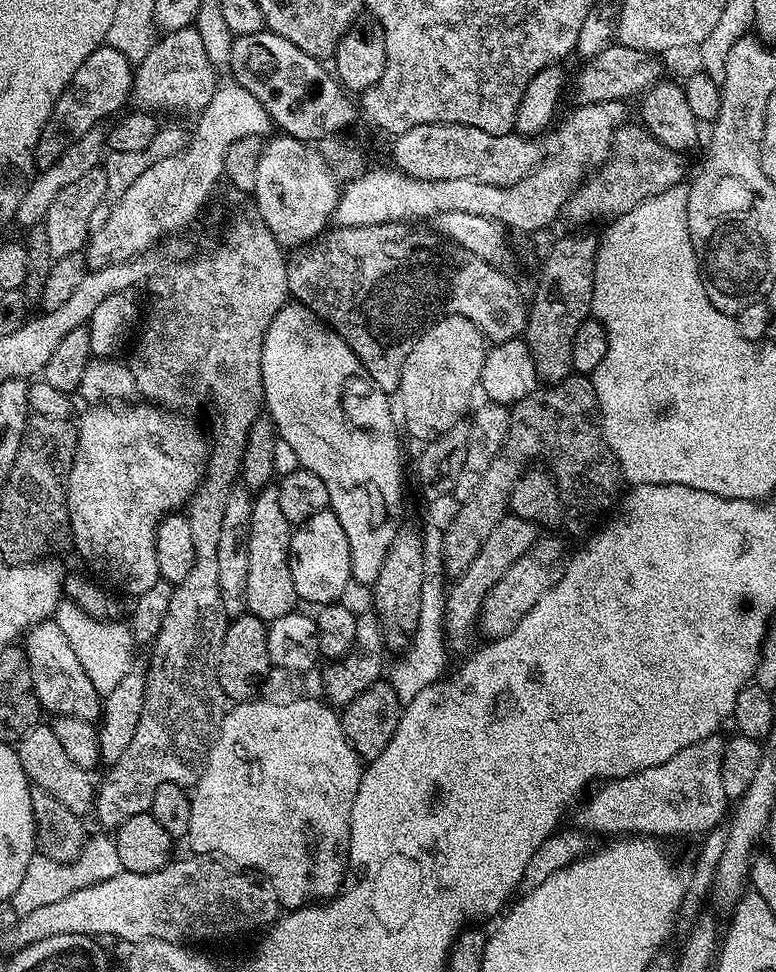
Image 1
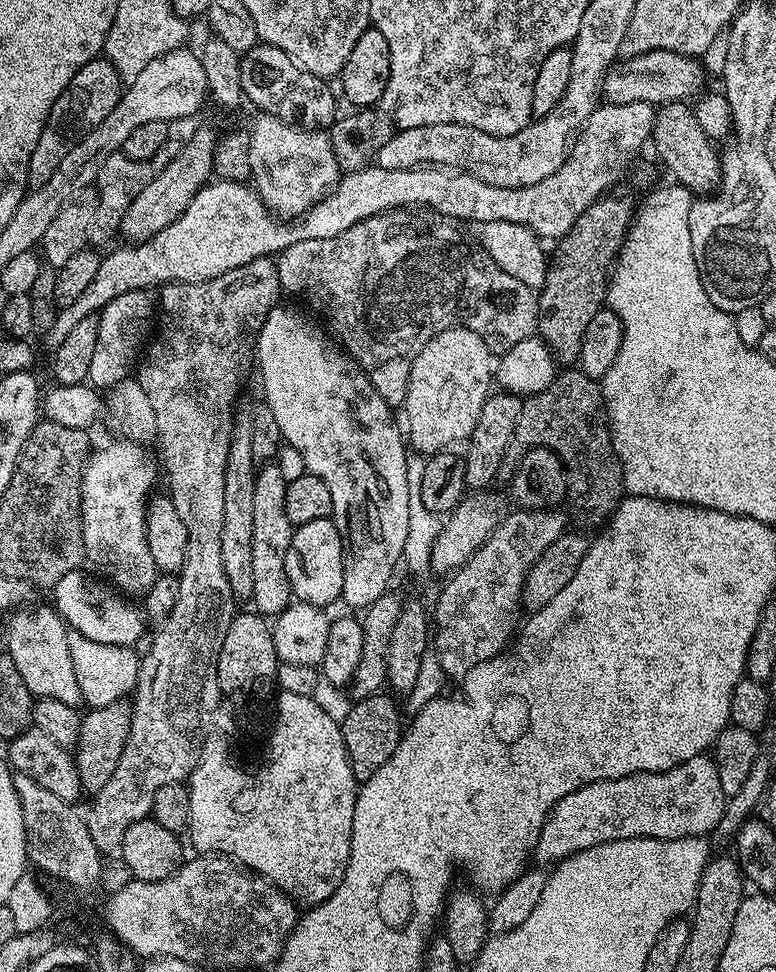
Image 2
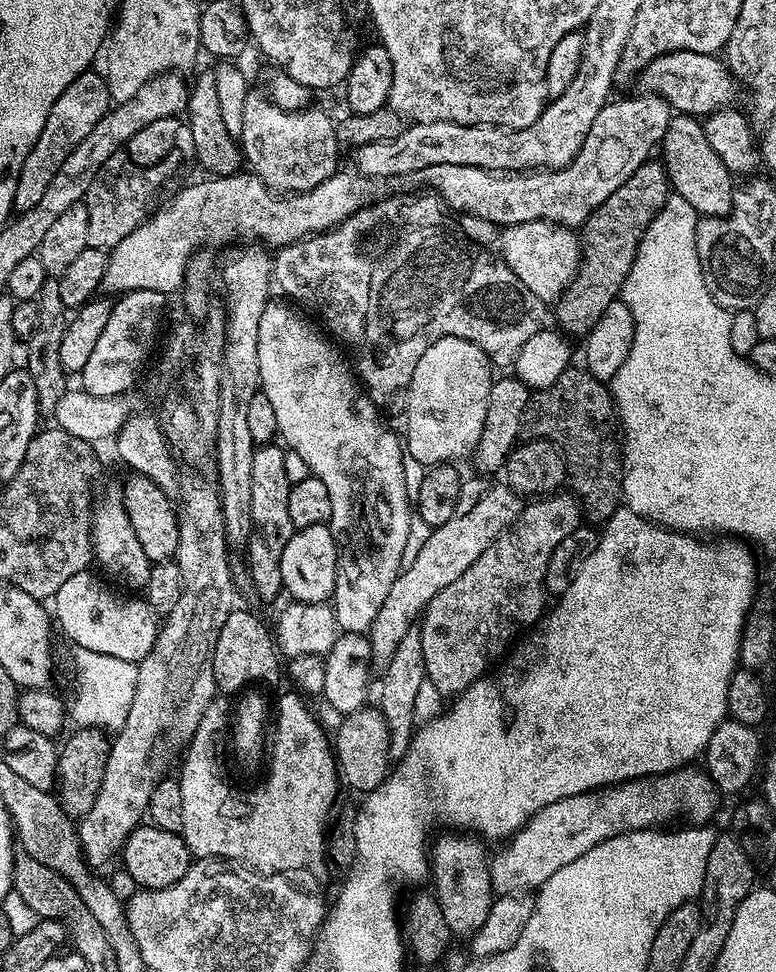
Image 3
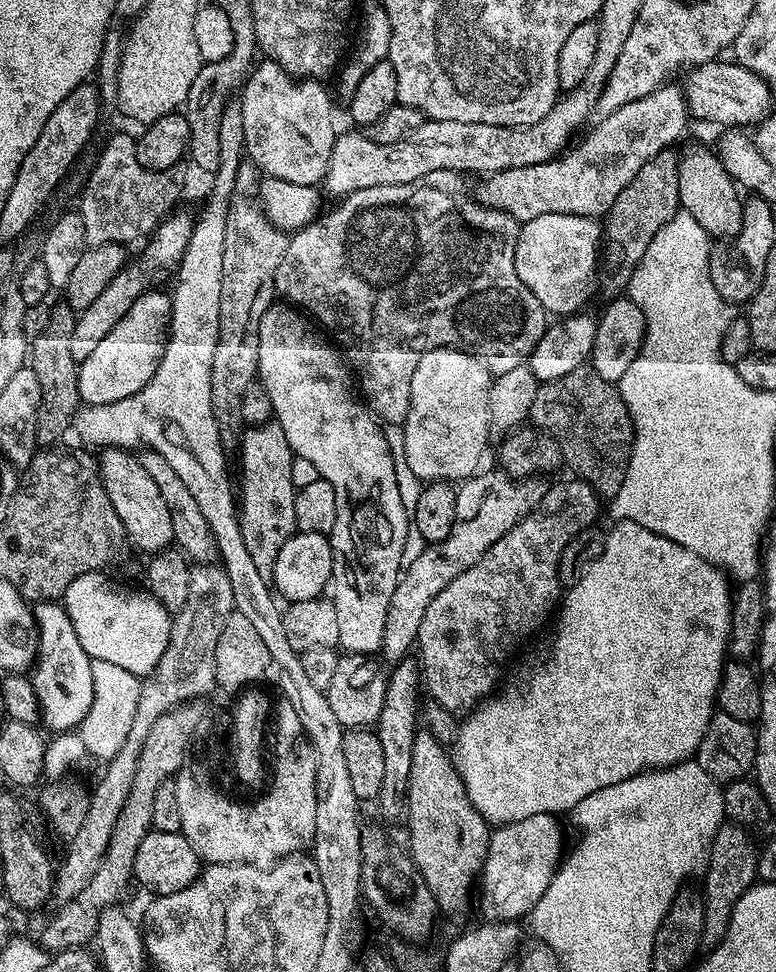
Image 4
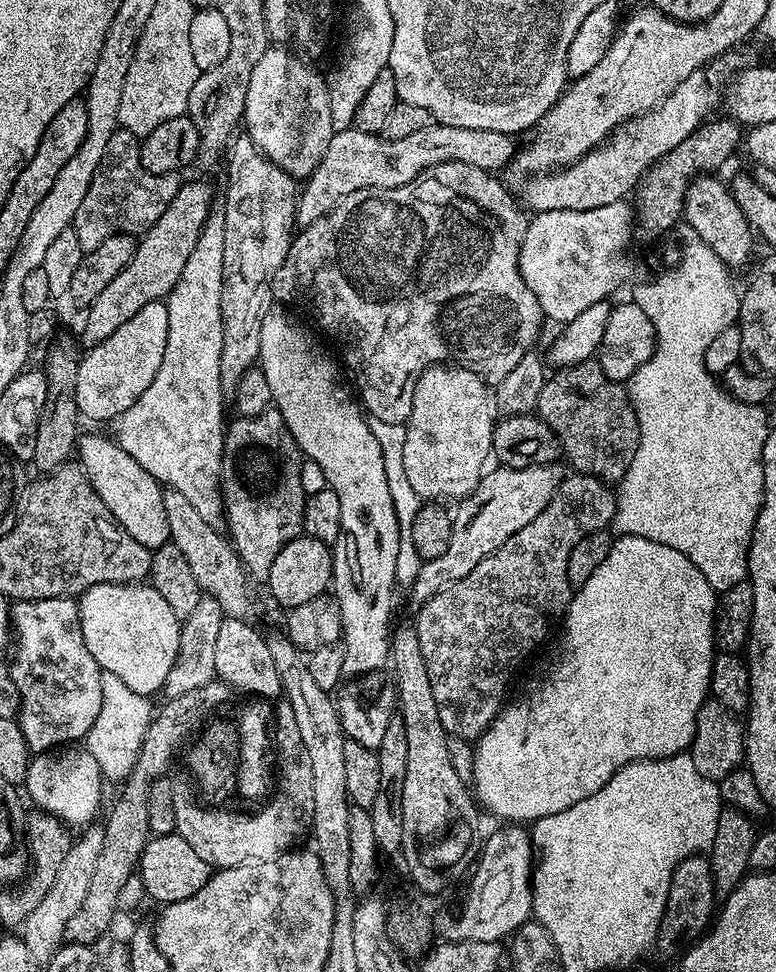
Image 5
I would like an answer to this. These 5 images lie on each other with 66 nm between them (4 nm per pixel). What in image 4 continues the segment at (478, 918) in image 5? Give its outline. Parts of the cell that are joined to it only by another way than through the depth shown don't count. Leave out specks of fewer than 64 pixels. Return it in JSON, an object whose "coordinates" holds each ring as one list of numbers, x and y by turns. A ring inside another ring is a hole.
{"coordinates":[[550,812,530,814,522,822,499,825,489,835,486,862,478,877,478,900,480,896,485,921,519,921,520,916,527,917,538,906,566,852,564,828,556,820,559,819]]}

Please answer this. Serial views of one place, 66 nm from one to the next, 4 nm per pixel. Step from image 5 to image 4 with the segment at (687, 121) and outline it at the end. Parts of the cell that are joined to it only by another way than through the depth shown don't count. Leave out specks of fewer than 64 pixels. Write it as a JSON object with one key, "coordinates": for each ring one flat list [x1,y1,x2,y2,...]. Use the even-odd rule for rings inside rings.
{"coordinates":[[667,84,598,122,578,148,555,160,491,173,478,193,480,202,510,213,520,224,543,214,601,217,650,158,677,143,690,117,683,87]]}

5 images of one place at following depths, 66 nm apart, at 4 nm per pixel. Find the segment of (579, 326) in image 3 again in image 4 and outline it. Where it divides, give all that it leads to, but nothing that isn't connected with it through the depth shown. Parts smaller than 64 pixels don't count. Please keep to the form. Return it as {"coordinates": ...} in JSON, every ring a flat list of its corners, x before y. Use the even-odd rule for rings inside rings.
{"coordinates":[[675,147,664,148,655,154,631,179,630,184,618,194,612,207,606,213,602,224,602,271,598,276,598,288,608,294,620,294,628,287,628,280,634,274,638,262,642,262,642,254,646,254,646,246,654,242,654,234,674,218,676,212,681,211,678,198,678,162,680,157]]}

